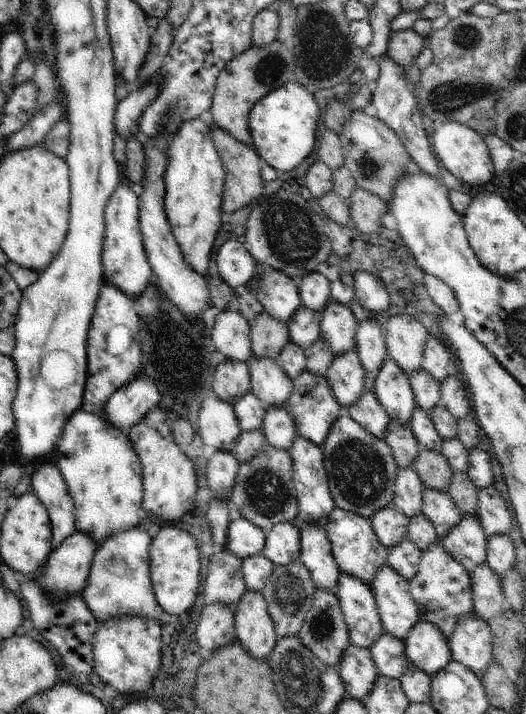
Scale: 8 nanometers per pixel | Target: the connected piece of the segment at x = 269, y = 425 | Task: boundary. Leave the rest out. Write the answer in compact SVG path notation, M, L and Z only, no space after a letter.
M286 405L268 407L261 430L265 442L278 450L289 451L297 436L294 421Z

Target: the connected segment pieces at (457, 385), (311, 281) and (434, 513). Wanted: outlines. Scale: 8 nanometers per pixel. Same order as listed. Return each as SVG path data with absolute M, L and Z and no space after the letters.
M459 374L448 376L440 383L440 390L439 404L442 404L457 421L472 413L471 396Z
M317 270L306 274L298 286L304 308L320 312L331 301L331 280Z
M425 489L421 512L432 522L439 538L442 539L460 524L464 516L447 491L434 489Z

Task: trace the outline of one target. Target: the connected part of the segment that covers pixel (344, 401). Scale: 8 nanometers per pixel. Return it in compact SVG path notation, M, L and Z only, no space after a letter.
M356 348L346 354L333 357L332 364L326 370L326 378L332 388L332 394L342 409L352 406L366 390L364 388L364 366L358 358Z

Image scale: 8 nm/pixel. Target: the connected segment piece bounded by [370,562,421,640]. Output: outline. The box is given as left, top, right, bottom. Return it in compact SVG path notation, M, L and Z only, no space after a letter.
M387 562L376 570L374 580L370 582L385 632L400 640L405 640L412 626L421 620L421 611L410 594L409 584L410 581L392 570Z

